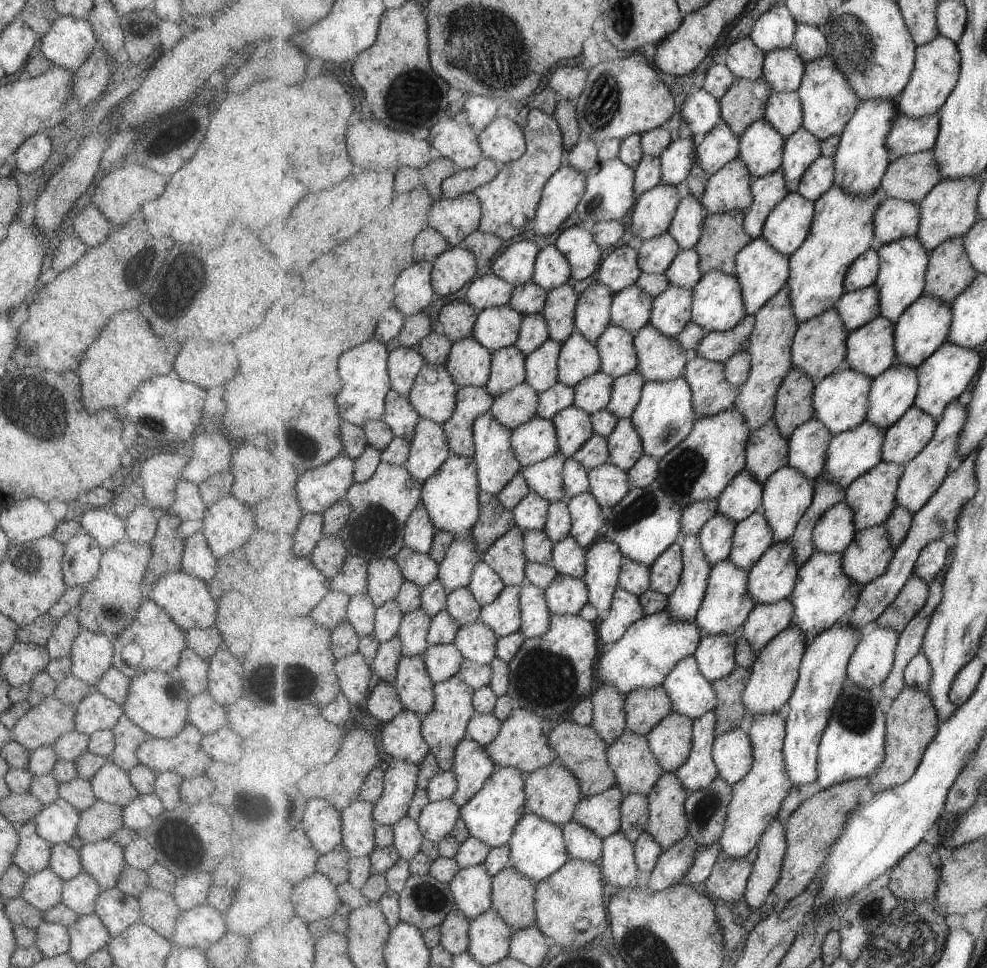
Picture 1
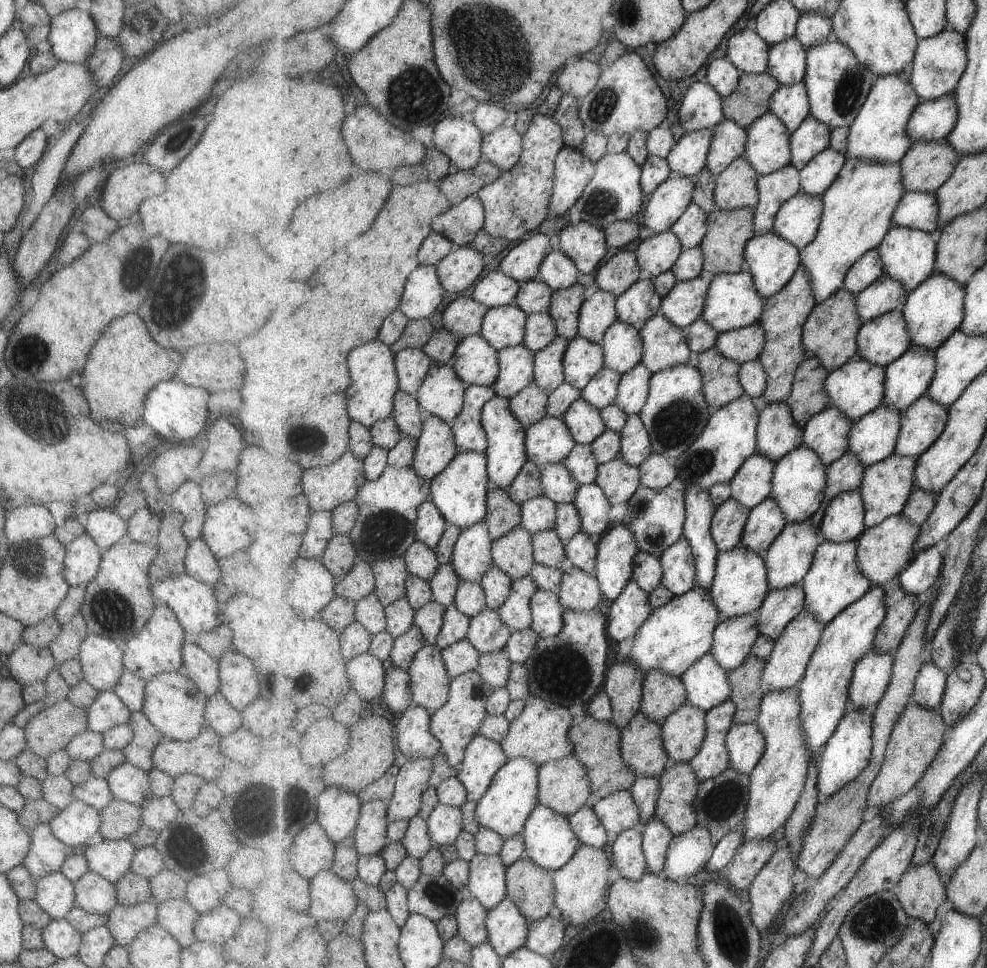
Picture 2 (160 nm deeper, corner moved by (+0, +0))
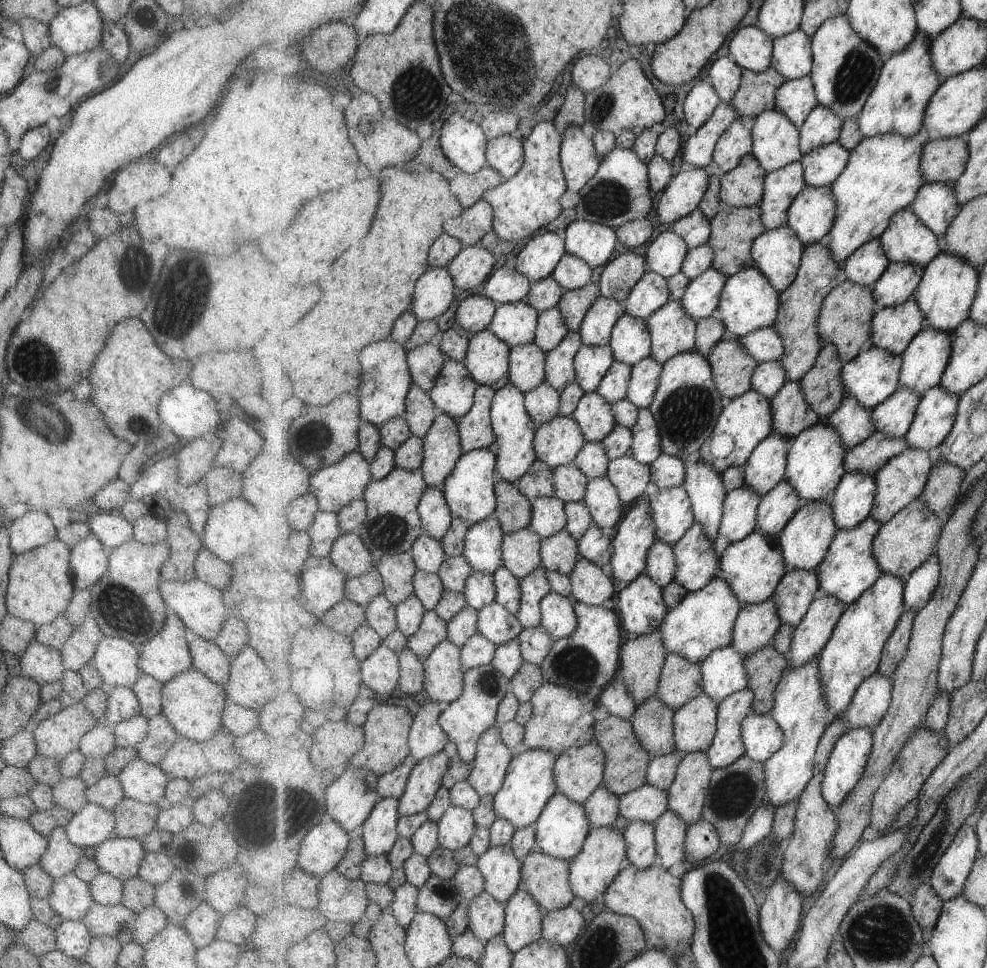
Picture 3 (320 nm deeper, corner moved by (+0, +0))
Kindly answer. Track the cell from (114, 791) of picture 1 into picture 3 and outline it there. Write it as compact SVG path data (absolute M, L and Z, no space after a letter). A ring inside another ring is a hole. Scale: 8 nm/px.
M135 757L116 776L125 797L142 803L156 802L164 795L168 776L157 766Z

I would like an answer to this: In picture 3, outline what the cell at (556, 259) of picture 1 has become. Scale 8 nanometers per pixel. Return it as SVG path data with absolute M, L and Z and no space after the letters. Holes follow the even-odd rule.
M567 253L564 258L561 259L561 262L557 265L557 268L553 271L551 277L558 280L561 283L561 286L566 288L567 291L578 291L593 280L593 267L580 256Z

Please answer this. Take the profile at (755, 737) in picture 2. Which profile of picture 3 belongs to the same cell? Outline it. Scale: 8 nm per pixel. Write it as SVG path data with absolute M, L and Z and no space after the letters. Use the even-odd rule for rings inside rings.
M773 713L749 714L744 724L746 754L753 760L766 762L786 743L784 730Z

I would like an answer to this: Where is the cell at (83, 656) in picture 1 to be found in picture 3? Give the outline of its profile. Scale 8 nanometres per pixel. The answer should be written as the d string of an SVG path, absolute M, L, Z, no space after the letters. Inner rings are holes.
M103 637L95 647L90 663L97 670L102 684L130 687L142 673L137 666L137 646L119 637Z

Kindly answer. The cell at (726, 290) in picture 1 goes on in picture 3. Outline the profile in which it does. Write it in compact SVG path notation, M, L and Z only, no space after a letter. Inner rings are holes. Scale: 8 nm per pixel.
M759 267L745 269L729 277L715 316L726 324L728 335L737 338L775 327L780 316L780 292Z

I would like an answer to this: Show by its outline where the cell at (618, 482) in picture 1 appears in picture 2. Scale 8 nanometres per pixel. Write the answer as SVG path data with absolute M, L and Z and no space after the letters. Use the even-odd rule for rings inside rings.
M621 456L600 464L598 469L599 476L596 482L605 489L613 506L630 501L640 490L642 485L640 468L628 463Z

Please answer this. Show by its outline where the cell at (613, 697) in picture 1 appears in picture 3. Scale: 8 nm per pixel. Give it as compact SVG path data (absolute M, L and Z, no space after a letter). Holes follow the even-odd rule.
M659 629L651 634L630 637L624 644L620 653L621 666L619 678L626 682L631 696L635 698L638 704L657 695L661 682L662 670L669 654L662 630Z

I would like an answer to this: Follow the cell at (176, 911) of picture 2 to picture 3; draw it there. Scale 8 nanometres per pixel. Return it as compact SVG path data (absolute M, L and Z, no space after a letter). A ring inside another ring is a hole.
M201 902L195 910L191 910L187 914L187 918L181 922L181 926L189 932L193 944L197 948L201 948L213 940L217 922L219 922L219 914L215 910L209 910L209 906Z

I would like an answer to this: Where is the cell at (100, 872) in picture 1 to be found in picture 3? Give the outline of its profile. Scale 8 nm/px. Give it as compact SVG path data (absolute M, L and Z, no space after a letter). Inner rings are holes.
M110 836L93 850L93 860L101 873L107 873L120 881L136 876L141 859L145 856L139 840Z

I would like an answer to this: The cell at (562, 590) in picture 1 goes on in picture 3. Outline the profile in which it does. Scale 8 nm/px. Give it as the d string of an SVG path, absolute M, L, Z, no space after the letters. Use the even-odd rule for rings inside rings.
M585 557L577 563L570 577L573 598L588 605L601 606L620 591L608 569Z

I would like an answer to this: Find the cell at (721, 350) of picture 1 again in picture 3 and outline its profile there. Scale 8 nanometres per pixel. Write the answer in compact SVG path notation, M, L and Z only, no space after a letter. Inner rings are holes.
M777 327L764 328L737 339L759 363L779 361L786 351L783 335Z

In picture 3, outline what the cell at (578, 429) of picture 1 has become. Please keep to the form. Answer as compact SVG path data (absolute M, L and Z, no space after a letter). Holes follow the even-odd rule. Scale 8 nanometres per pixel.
M587 393L578 404L574 416L581 425L587 442L604 441L618 425L614 404L601 393Z

